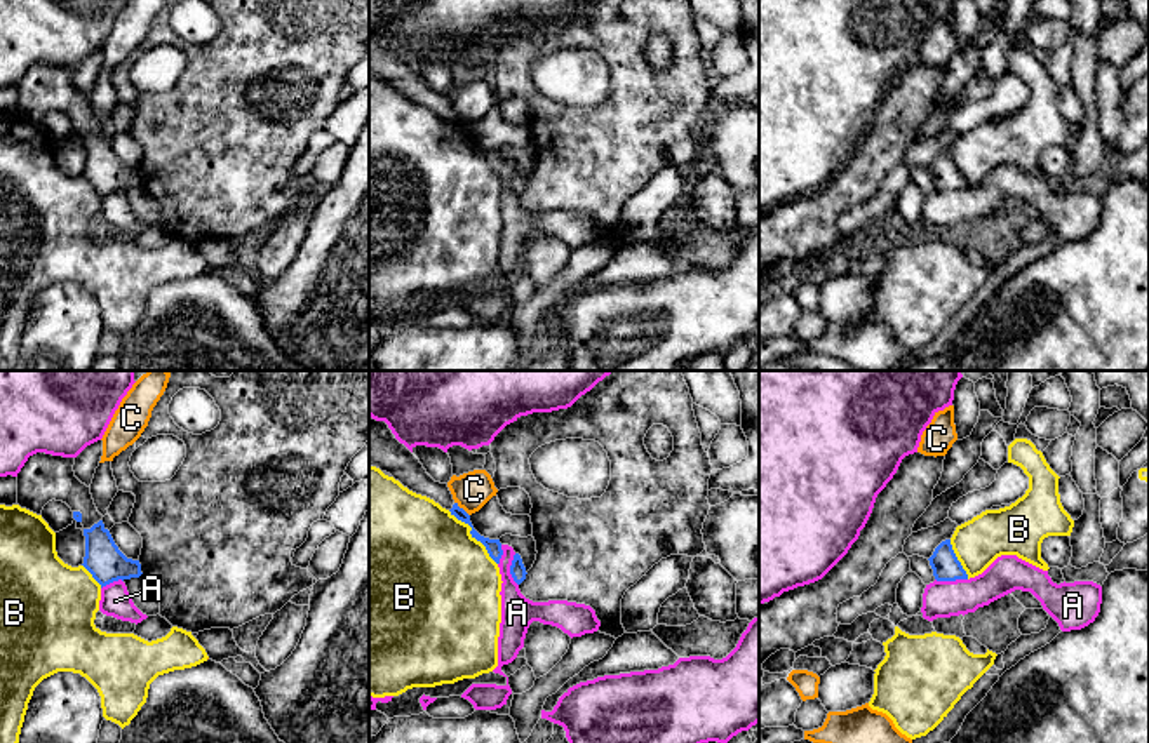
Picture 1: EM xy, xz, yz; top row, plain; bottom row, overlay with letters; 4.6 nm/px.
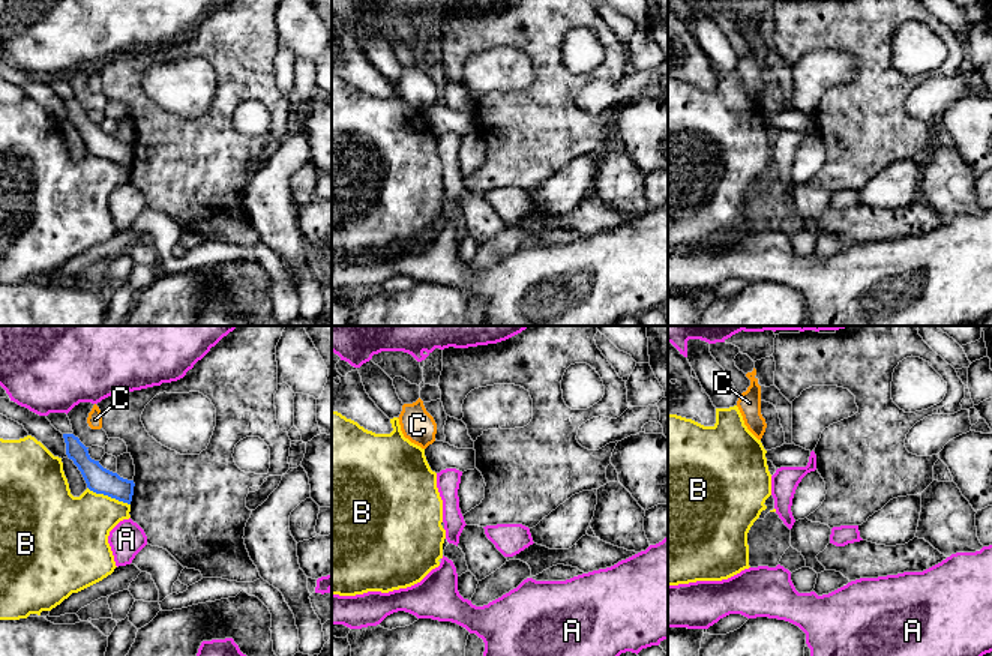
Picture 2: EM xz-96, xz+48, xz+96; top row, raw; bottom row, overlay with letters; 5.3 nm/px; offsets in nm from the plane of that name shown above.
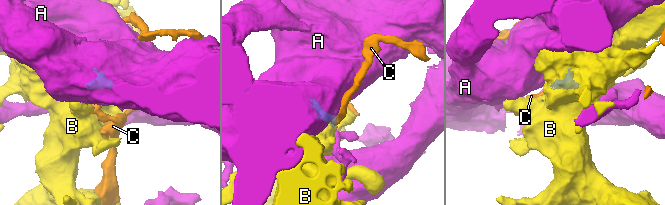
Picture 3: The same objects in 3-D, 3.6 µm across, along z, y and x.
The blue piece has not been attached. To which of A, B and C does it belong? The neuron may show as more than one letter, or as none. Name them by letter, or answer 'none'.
none

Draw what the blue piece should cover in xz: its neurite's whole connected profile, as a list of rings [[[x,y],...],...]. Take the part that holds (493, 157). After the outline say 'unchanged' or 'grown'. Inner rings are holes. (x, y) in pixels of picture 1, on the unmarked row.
[[[369,26],[369,75],[390,84],[409,101],[427,106],[439,113],[442,118],[449,120],[458,131],[472,137],[470,144],[480,151],[489,167],[500,174],[503,165],[500,150],[489,150],[480,146],[472,132],[470,125],[458,117],[447,94],[435,92],[420,70],[400,54],[385,31],[376,31]]]; grown

